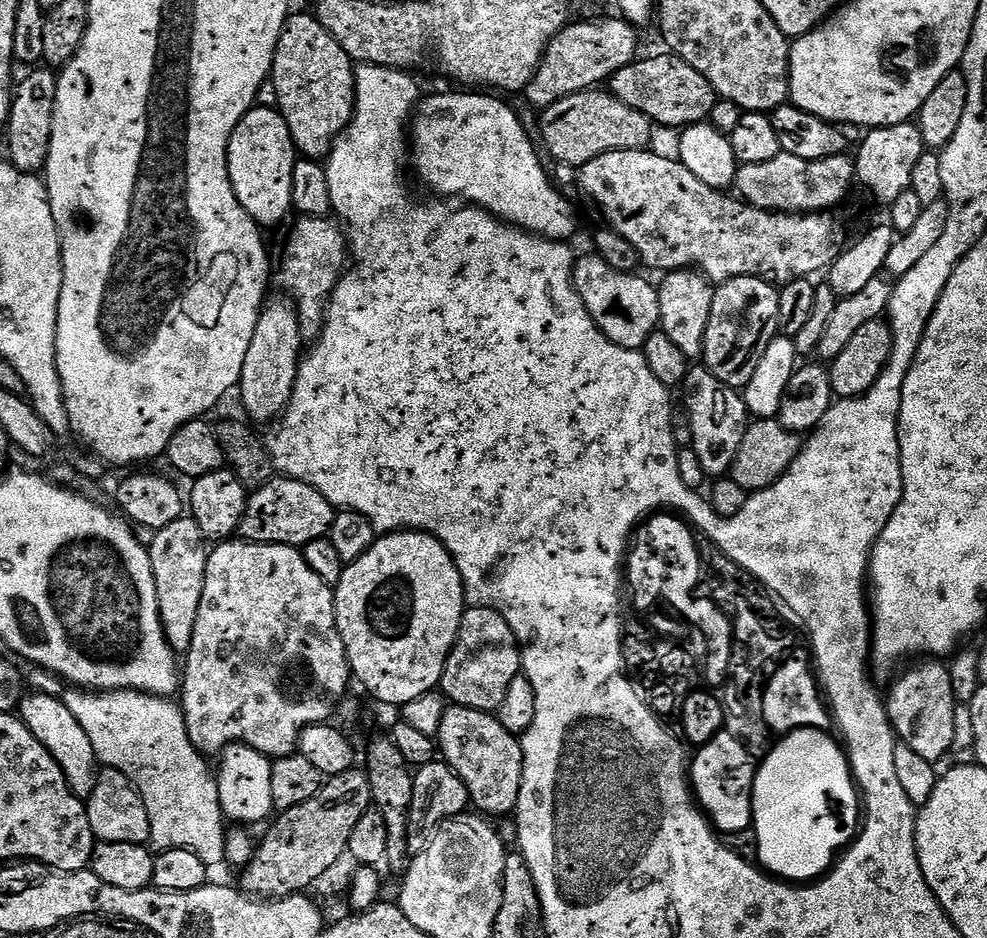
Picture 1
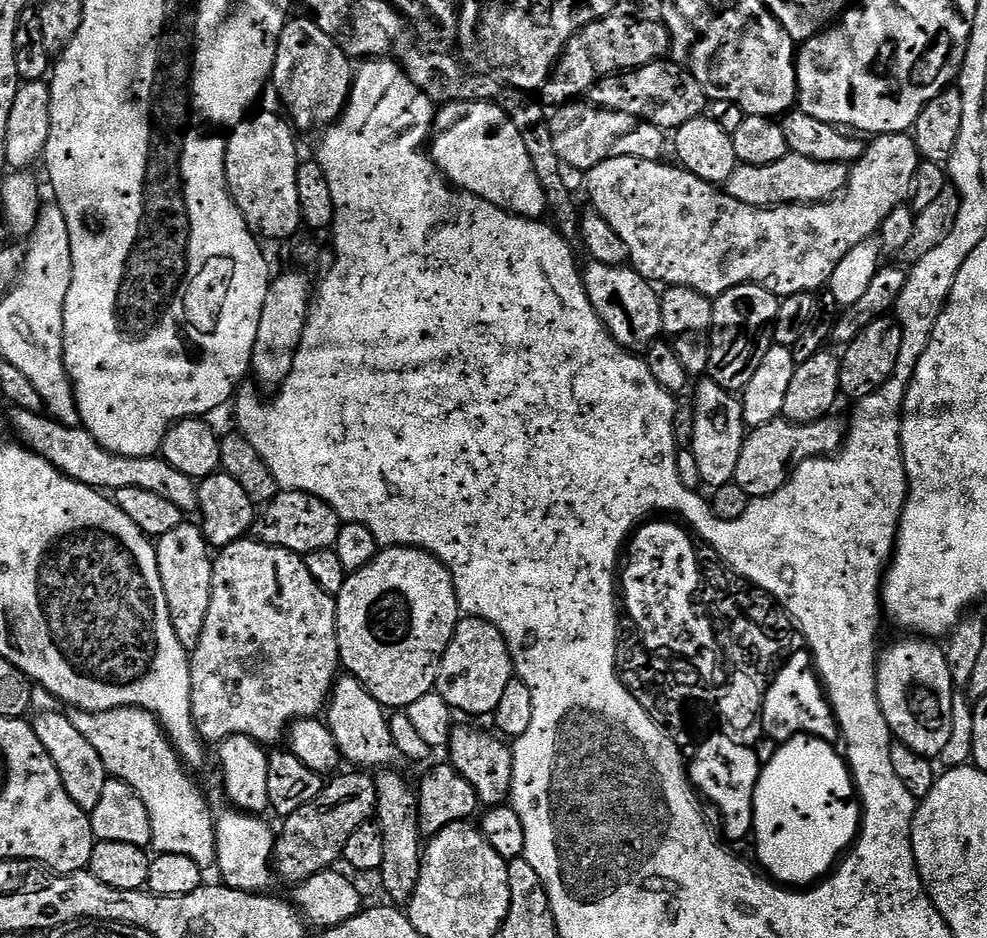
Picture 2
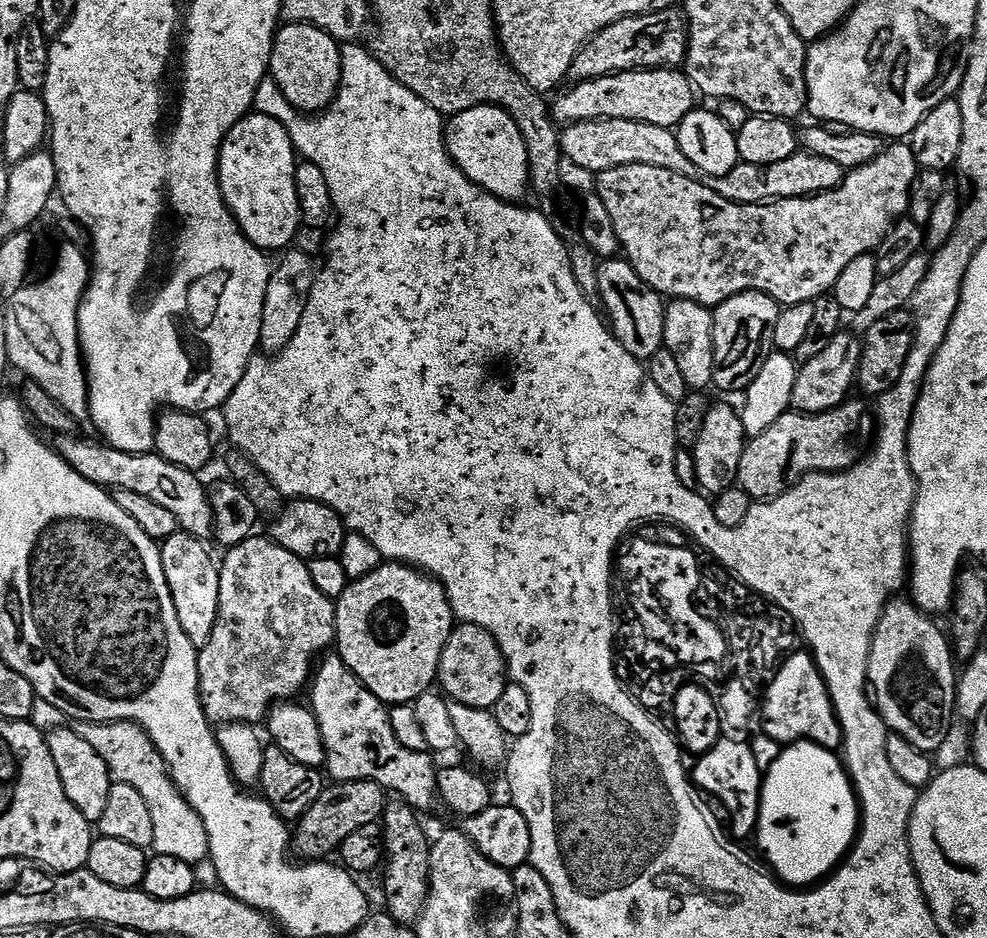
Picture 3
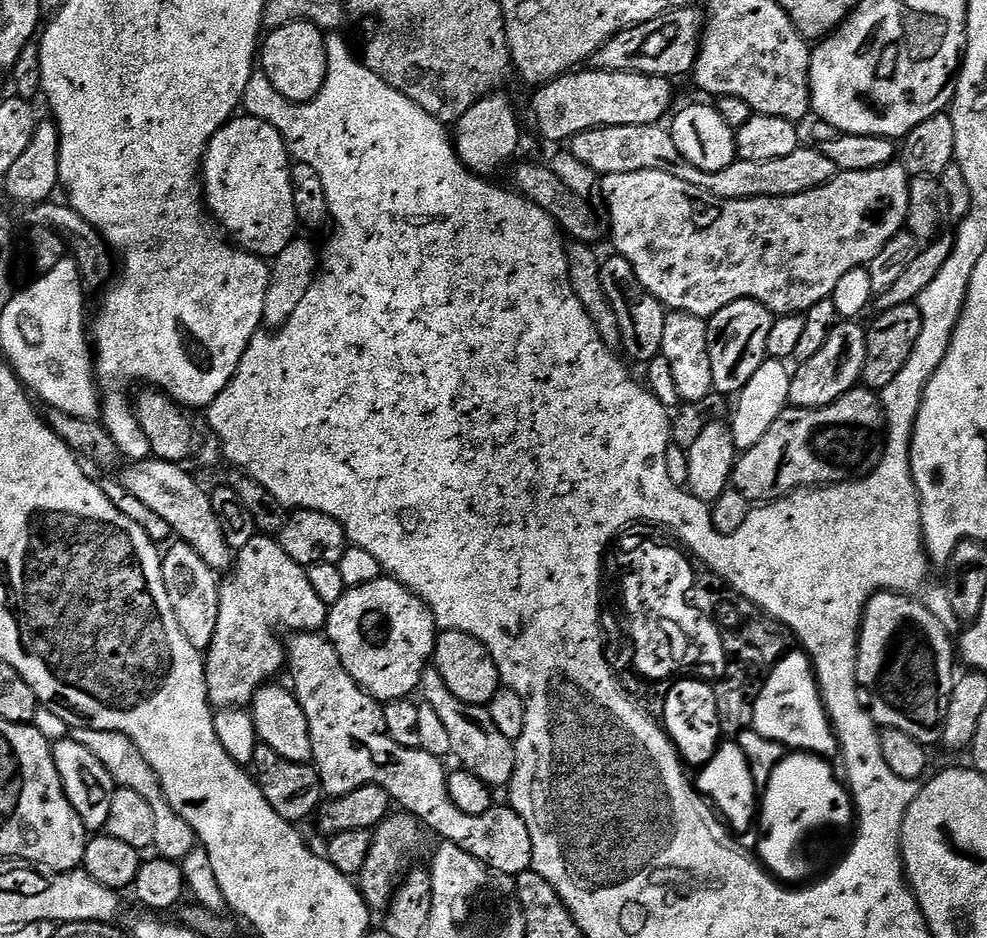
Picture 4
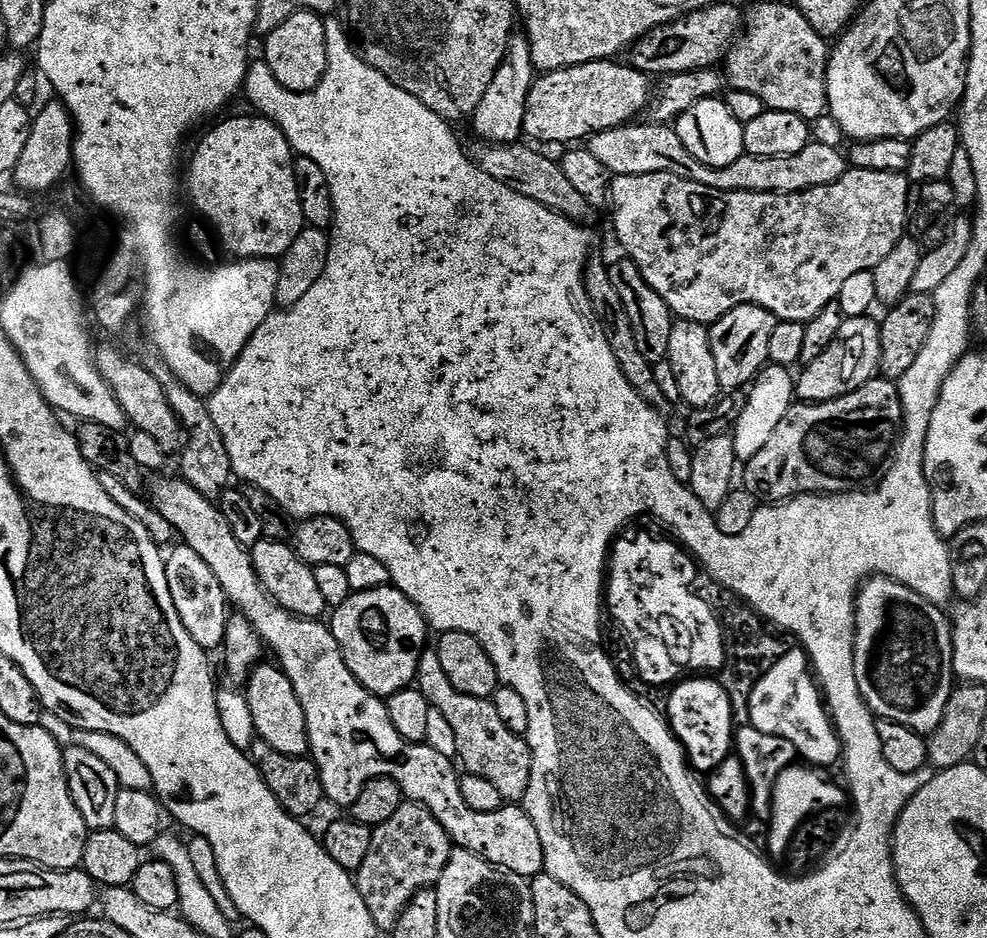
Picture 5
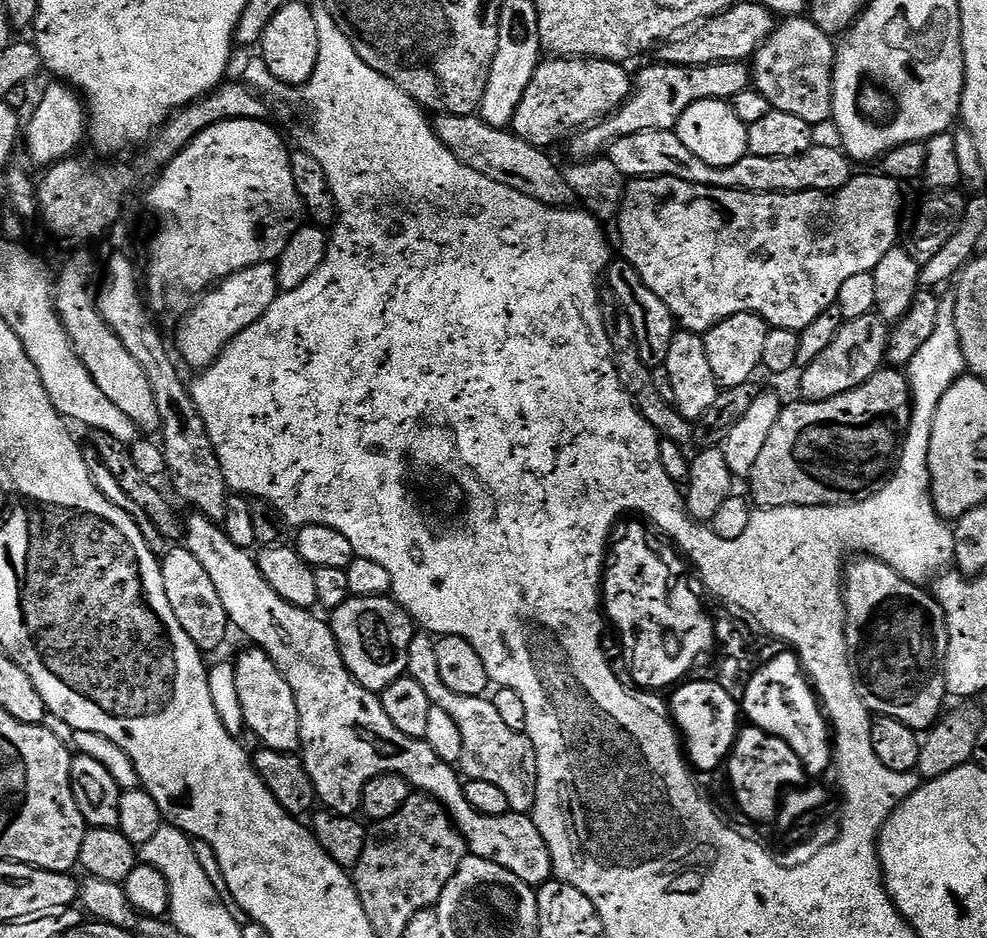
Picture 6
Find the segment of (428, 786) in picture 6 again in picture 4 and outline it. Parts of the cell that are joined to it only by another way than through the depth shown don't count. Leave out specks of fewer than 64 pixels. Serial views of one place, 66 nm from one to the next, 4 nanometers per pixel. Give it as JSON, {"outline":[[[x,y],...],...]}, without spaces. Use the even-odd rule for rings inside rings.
{"outline":[[[149,458],[125,463],[123,468],[124,473],[118,476],[118,483],[130,490],[138,502],[146,502],[150,510],[166,518],[181,541],[189,544],[213,569],[228,570],[233,567],[234,549],[224,539],[224,527],[212,505],[209,489],[204,489],[187,472],[187,467],[172,464],[168,460]],[[297,632],[286,644],[286,662],[292,668],[291,687],[296,693],[296,701],[302,706],[310,726],[312,742],[312,760],[324,784],[329,797],[345,796],[367,784],[380,784],[403,811],[411,812],[420,819],[425,829],[437,832],[441,841],[457,844],[466,854],[481,860],[488,868],[510,877],[521,876],[532,868],[532,839],[526,822],[510,806],[492,807],[486,814],[466,814],[458,810],[448,789],[449,769],[444,768],[441,757],[430,754],[424,748],[407,748],[398,746],[386,730],[383,707],[373,700],[360,685],[350,678],[338,658],[338,650],[332,645],[327,635],[320,632]]]}

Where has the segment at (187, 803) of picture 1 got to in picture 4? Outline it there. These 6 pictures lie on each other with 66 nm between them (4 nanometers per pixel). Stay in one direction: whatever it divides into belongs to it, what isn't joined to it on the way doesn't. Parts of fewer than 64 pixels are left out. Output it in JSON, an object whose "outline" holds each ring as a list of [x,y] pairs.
{"outline":[[[72,728],[70,736],[71,739],[77,740],[82,746],[86,746],[86,750],[90,750],[90,754],[97,756],[102,762],[102,766],[106,766],[106,770],[112,776],[112,780],[115,781],[117,787],[135,790],[138,794],[142,794],[142,798],[146,798],[151,809],[154,810],[155,842],[153,849],[155,853],[161,859],[183,861],[198,844],[196,831],[174,811],[164,797],[156,772],[140,753],[138,746],[134,744],[132,739],[123,736],[121,732],[107,732],[106,730],[94,730],[93,728]]]}

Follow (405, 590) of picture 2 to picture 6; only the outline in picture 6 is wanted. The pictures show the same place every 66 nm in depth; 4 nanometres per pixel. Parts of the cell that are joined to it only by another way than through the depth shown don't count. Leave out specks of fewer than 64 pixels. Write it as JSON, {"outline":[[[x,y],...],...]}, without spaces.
{"outline":[[[351,595],[342,606],[331,609],[330,623],[345,668],[366,690],[379,694],[407,673],[414,621],[391,595]]]}

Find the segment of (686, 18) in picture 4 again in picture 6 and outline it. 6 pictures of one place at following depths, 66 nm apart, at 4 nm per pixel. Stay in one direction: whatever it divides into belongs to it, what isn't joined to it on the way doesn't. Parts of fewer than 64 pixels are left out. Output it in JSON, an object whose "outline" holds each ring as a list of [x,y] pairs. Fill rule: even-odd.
{"outline":[[[738,2],[734,7],[727,8],[721,16],[711,16],[710,19],[703,21],[691,34],[681,35],[659,45],[658,60],[662,64],[677,64],[687,68],[697,68],[699,64],[748,62],[768,41],[777,23],[777,17],[766,6],[758,2],[752,4]],[[692,34],[693,36],[688,36]]]}

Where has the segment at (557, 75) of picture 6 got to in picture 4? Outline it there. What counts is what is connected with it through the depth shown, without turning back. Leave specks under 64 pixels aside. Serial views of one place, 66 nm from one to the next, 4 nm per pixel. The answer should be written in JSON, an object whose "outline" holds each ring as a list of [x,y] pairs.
{"outline":[[[589,67],[588,72],[584,71],[566,72],[535,89],[532,112],[536,115],[537,128],[546,139],[568,142],[591,128],[660,124],[663,116],[667,117],[673,111],[673,81],[667,76],[647,76],[641,72],[602,72],[593,67]]]}

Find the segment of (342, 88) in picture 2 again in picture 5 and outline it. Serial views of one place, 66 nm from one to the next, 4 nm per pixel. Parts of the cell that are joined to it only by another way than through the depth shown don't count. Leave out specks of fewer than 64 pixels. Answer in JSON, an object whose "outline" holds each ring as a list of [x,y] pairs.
{"outline":[[[299,12],[298,14],[294,14],[290,18],[286,18],[286,22],[282,22],[282,26],[278,26],[278,30],[274,30],[266,39],[263,41],[264,43],[264,60],[268,63],[267,71],[270,73],[272,71],[272,76],[277,80],[281,85],[279,86],[285,92],[313,92],[318,86],[318,82],[322,82],[322,78],[326,74],[326,70],[328,69],[328,55],[326,54],[326,32],[324,30],[324,20],[321,17],[317,16],[315,12]]]}

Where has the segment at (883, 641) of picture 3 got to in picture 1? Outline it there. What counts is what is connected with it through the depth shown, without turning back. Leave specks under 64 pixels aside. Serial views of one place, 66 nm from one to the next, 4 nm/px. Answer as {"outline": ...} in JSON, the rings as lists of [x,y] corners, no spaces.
{"outline":[[[940,662],[917,664],[920,665],[910,669],[909,672],[901,671],[895,677],[896,685],[889,690],[888,696],[886,694],[888,720],[892,724],[892,731],[903,744],[914,750],[914,754],[933,762],[940,762],[956,740],[958,705],[950,688],[950,674],[947,667]]]}

